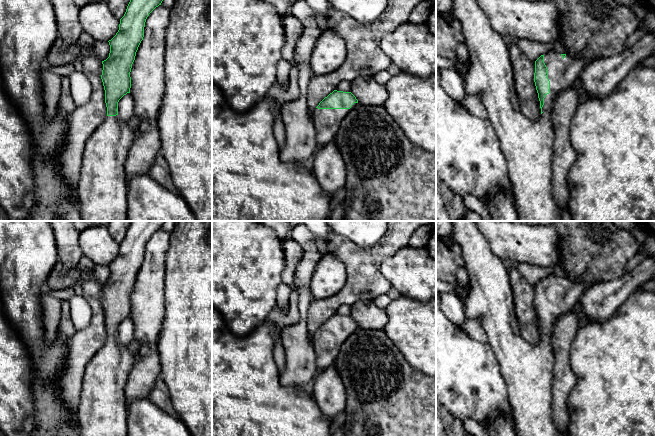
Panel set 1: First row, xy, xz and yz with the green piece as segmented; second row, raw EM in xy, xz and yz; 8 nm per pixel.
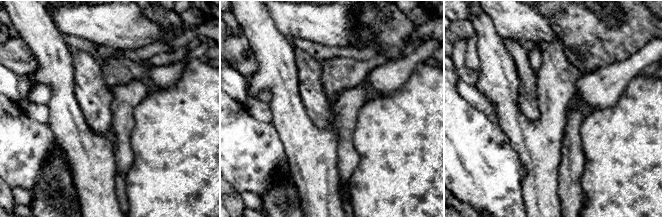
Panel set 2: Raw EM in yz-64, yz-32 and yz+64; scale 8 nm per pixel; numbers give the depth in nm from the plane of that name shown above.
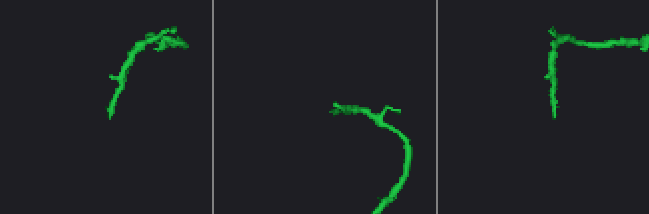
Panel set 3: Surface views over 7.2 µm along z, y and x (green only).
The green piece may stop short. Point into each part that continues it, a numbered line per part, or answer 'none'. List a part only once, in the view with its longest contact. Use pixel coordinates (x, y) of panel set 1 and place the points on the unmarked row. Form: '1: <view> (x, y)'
1: yz (527, 369)

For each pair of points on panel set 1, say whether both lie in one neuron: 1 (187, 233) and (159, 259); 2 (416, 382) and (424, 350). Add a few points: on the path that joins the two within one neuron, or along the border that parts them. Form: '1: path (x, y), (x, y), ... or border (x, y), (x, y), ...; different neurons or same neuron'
1: border (170, 233), (164, 275); different neurons
2: border (402, 355), (413, 367), (425, 374); different neurons

